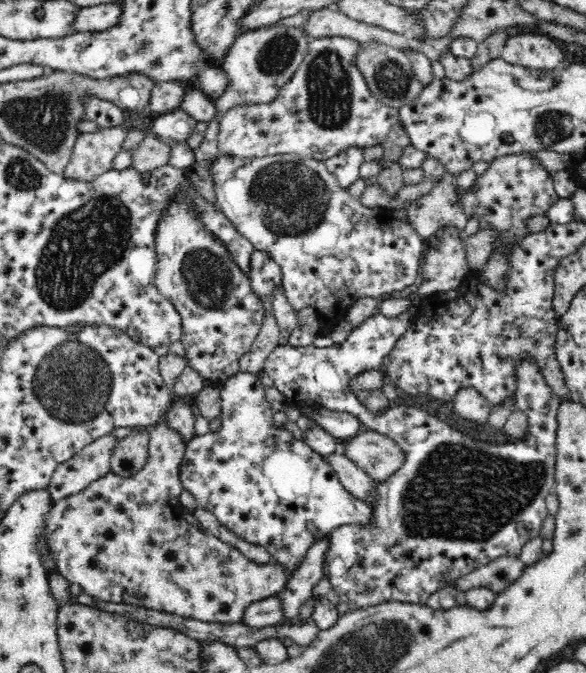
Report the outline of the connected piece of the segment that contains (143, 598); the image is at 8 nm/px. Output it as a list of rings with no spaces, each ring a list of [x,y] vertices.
[[[165,421],[147,430],[149,433],[149,452],[144,466],[136,474],[124,479],[110,472],[92,482],[82,492],[53,503],[45,520],[45,535],[57,570],[69,584],[76,583],[80,585],[82,592],[96,600],[144,607],[179,617],[198,619],[202,622],[242,623],[245,610],[250,604],[270,596],[278,595],[286,587],[289,578],[284,573],[282,565],[274,562],[270,562],[267,565],[258,565],[258,563],[246,559],[238,549],[226,545],[226,543],[220,541],[214,535],[210,535],[205,530],[197,531],[193,529],[185,520],[182,520],[182,508],[179,503],[179,496],[182,494],[184,487],[180,478],[180,465],[187,448],[186,439],[177,430],[170,428],[170,425],[166,424]]]

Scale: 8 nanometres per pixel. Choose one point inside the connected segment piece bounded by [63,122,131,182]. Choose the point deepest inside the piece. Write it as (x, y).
(93, 154)

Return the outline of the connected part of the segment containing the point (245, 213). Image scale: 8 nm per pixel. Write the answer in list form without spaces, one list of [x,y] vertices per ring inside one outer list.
[[[277,154],[264,158],[236,158],[219,155],[214,160],[206,160],[210,172],[214,178],[214,188],[216,205],[226,215],[226,218],[234,225],[234,228],[240,232],[244,238],[248,239],[255,250],[262,251],[274,259],[280,267],[280,277],[282,277],[282,289],[284,296],[288,300],[290,306],[296,311],[298,328],[290,332],[288,345],[294,347],[311,346],[314,342],[330,333],[330,330],[338,322],[344,320],[346,313],[349,312],[353,305],[360,298],[382,298],[405,293],[410,289],[414,289],[419,282],[421,261],[424,260],[424,253],[427,251],[426,241],[418,235],[413,225],[406,224],[402,220],[395,218],[390,209],[374,207],[368,208],[364,206],[358,198],[354,198],[346,189],[340,186],[338,179],[326,168],[324,161],[319,161],[310,157],[302,157],[298,154]]]

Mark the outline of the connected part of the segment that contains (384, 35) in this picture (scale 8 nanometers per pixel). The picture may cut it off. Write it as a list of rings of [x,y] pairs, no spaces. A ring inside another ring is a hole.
[[[324,9],[313,12],[308,18],[307,22],[302,25],[304,33],[308,39],[324,38],[330,36],[342,36],[344,38],[351,38],[358,41],[361,44],[364,43],[382,43],[389,47],[396,49],[411,48],[412,50],[419,50],[424,53],[430,60],[437,60],[438,54],[449,46],[453,41],[448,35],[437,38],[428,39],[427,41],[420,41],[418,39],[402,36],[392,31],[383,29],[382,27],[371,25],[366,22],[362,22],[353,18],[348,17],[342,11],[332,11],[332,9]]]

